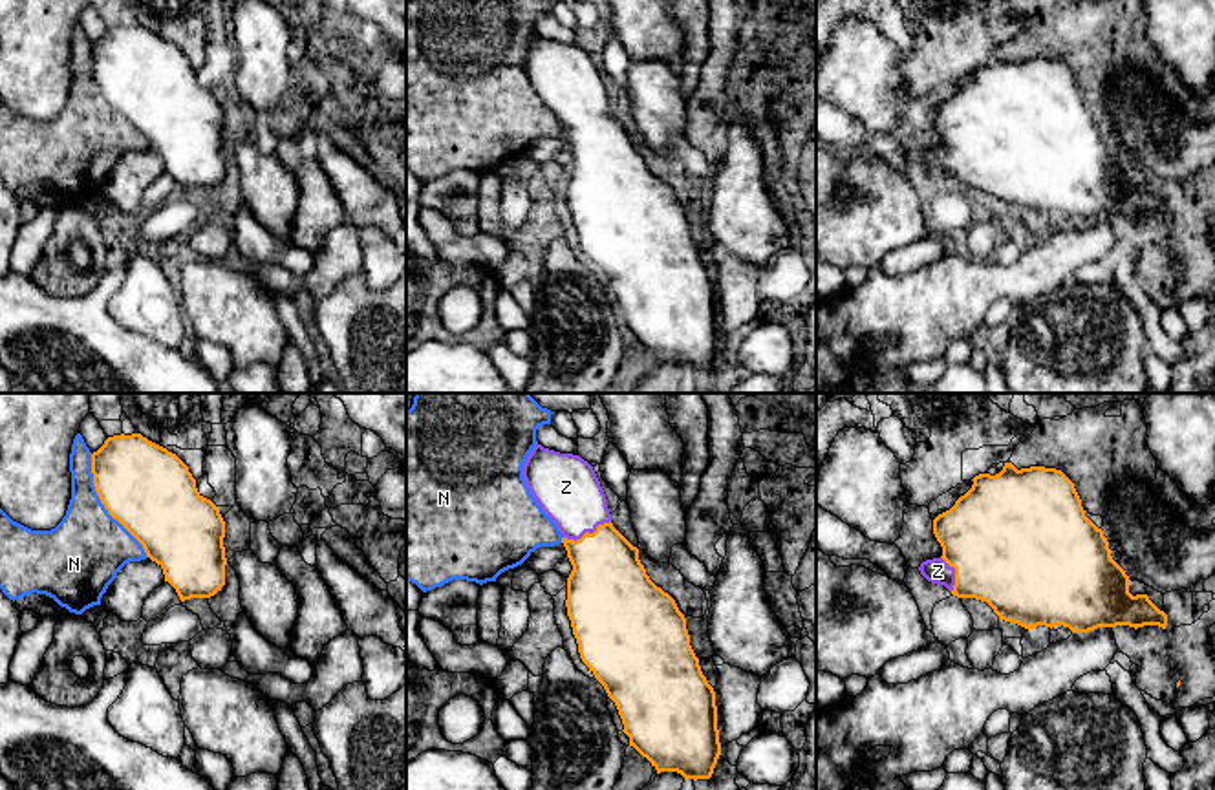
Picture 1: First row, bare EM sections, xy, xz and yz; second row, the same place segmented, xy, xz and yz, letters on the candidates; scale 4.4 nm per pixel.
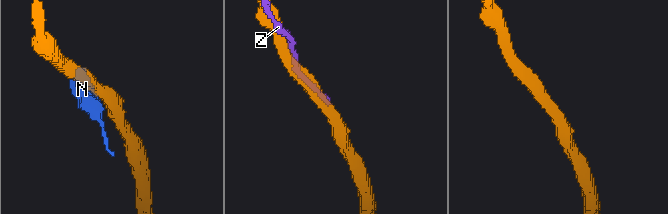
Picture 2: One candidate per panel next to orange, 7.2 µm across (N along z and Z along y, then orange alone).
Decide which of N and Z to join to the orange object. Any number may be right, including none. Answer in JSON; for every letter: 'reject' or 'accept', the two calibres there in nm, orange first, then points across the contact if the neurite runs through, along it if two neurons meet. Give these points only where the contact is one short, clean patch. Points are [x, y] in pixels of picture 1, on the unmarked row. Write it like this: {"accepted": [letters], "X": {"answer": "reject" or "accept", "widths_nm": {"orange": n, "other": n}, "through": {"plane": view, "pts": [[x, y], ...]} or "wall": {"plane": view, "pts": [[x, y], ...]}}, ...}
{"accepted": ["Z"], "N": {"answer": "reject", "widths_nm": {"orange": 380, "other": 340}}, "Z": {"answer": "accept", "widths_nm": {"orange": 340, "other": 280}}}

